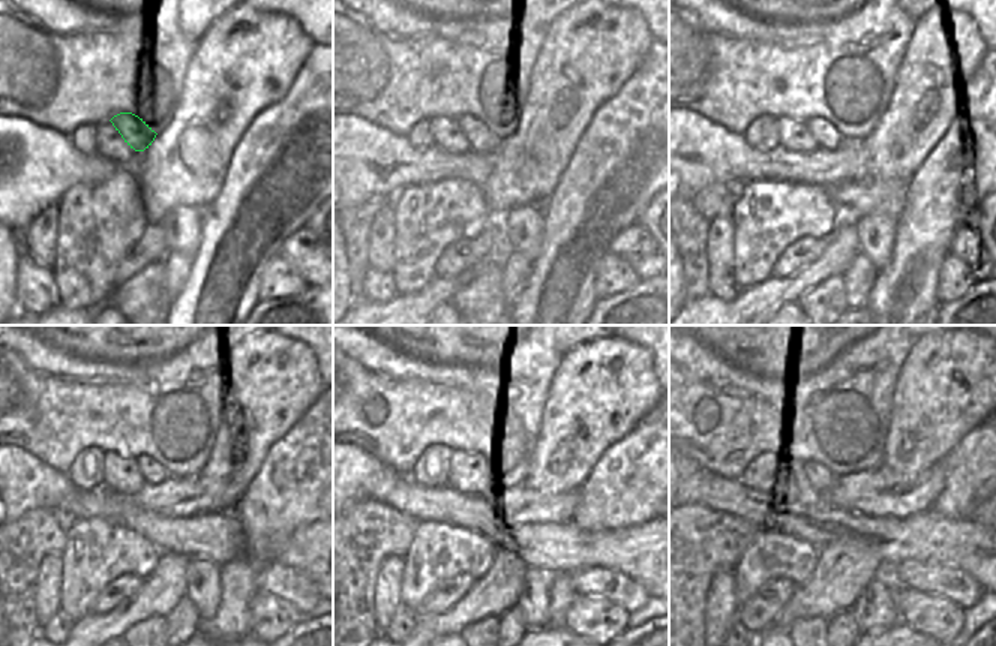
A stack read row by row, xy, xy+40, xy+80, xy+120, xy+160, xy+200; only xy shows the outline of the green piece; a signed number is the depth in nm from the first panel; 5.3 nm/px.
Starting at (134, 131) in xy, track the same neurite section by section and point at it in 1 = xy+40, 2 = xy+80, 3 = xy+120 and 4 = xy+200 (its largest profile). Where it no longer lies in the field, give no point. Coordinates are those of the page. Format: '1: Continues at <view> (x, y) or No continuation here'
1: Continues at xy+40 (482, 141)
2: Continues at xy+80 (825, 135)
3: Continues at xy+120 (152, 471)
4: Continues at xy+200 (827, 480)

